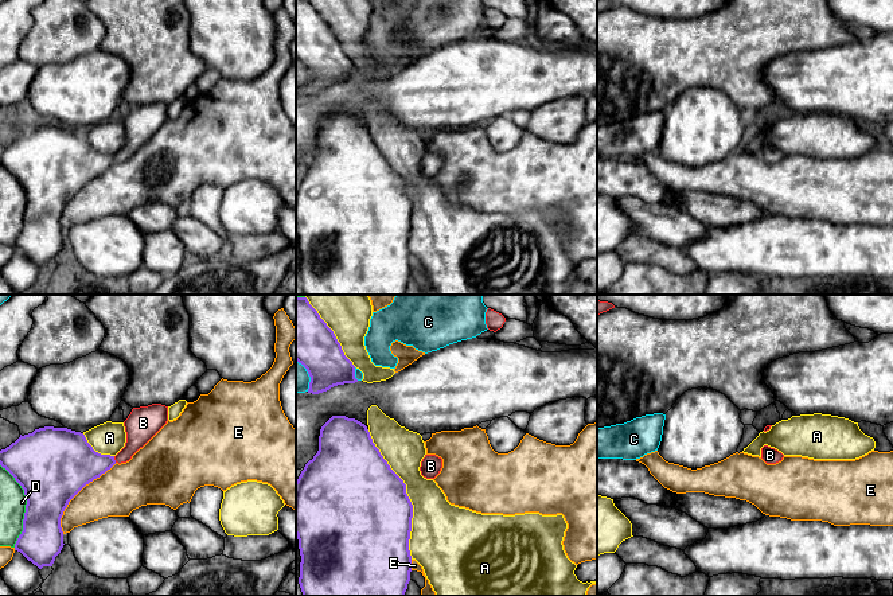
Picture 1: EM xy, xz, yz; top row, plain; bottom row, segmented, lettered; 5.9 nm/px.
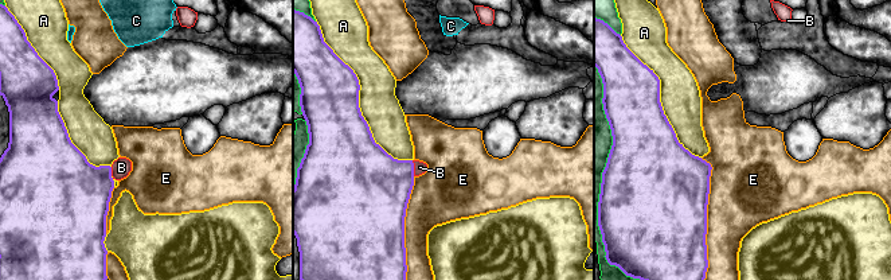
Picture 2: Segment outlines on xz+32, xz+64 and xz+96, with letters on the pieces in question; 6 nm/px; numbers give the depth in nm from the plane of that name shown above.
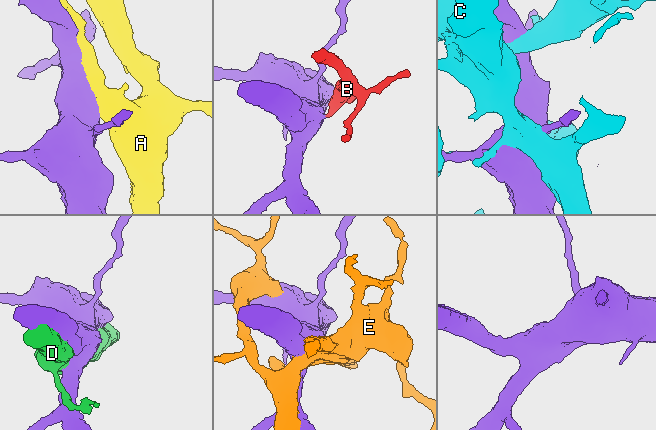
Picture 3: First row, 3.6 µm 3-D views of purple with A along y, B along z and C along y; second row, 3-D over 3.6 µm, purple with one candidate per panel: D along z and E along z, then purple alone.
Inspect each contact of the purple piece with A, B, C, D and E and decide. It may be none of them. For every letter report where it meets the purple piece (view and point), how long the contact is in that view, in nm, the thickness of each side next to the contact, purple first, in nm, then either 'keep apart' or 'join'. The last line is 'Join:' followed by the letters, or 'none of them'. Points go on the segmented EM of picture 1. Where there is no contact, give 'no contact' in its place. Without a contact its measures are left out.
A: contact xz (406, 494); length 800 nm; calibres 500 and 300 nm; keep apart
B: contact xy (113, 459); length 40 nm; calibres 320 and 190 nm; join
C: contact xz (309, 376); length 200 nm; calibres 320 and 160 nm; keep apart
D: contact xy (26, 506); length 500 nm; calibres 380 and 160 nm; keep apart
E: contact xy (77, 493); length 550 nm; calibres 440 and 280 nm; keep apart
Join: B

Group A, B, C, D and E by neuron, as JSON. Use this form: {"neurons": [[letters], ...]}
{"neurons": [["A"], ["B"], ["C"], ["D"], ["E"]]}

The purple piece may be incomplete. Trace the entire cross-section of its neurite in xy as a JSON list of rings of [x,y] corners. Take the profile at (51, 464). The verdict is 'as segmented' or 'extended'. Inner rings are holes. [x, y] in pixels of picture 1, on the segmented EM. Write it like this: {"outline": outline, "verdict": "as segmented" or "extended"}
{"outline": [[[152,404],[133,408],[124,421],[126,432],[125,447],[116,455],[101,455],[93,449],[81,432],[67,428],[44,426],[24,435],[5,449],[0,451],[0,465],[22,486],[26,495],[23,531],[15,550],[20,552],[39,569],[52,566],[63,548],[61,518],[69,502],[90,482],[100,478],[116,463],[126,463],[143,448],[168,421],[168,406]]], "verdict": "extended"}

